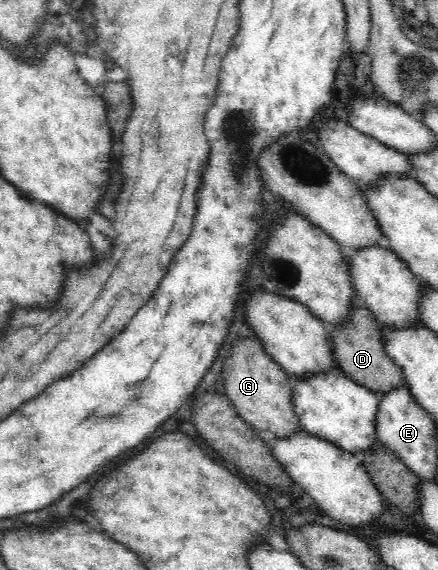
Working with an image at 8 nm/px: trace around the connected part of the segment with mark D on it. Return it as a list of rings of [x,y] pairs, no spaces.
[[[355,308],[350,314],[349,322],[345,326],[337,326],[331,332],[331,344],[333,344],[333,356],[339,368],[349,379],[357,384],[364,385],[370,391],[381,396],[392,389],[405,387],[406,380],[401,367],[393,362],[393,359],[385,352],[383,339],[383,326],[375,315],[365,308]]]

